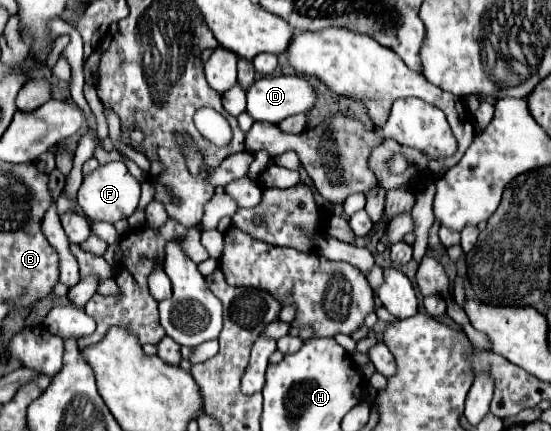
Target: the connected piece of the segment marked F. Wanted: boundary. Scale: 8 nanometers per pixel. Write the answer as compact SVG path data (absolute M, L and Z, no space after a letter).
M117 160L117 162L107 162L97 170L89 172L87 176L83 176L83 184L77 190L77 202L89 218L115 224L117 220L129 218L135 212L139 204L139 194L141 194L139 182L129 174L125 162Z

